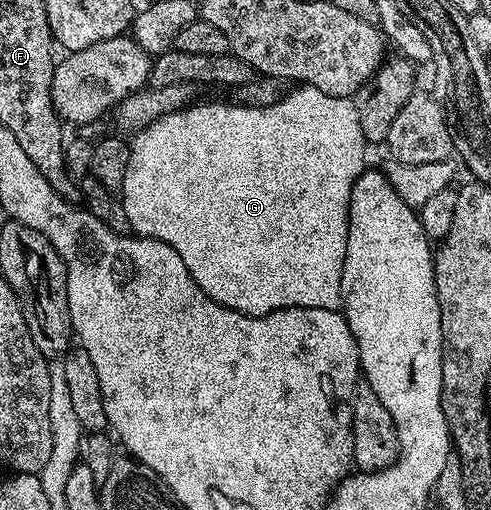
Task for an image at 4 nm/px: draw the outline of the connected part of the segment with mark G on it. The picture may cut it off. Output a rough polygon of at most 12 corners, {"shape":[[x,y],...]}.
{"shape":[[353,101],[137,131],[129,229],[255,318],[343,309]]}

